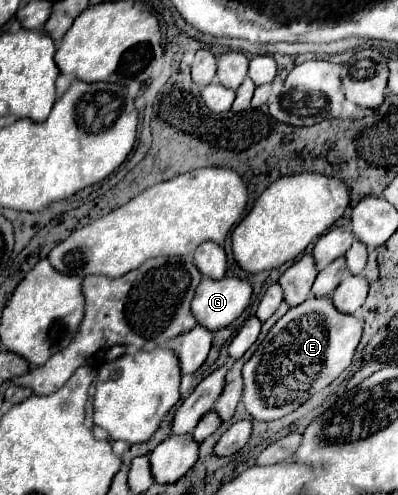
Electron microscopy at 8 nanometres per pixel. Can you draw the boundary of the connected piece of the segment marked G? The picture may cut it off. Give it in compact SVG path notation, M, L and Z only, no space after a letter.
M203 278L193 298L193 316L211 332L231 324L249 304L253 288L241 278Z

